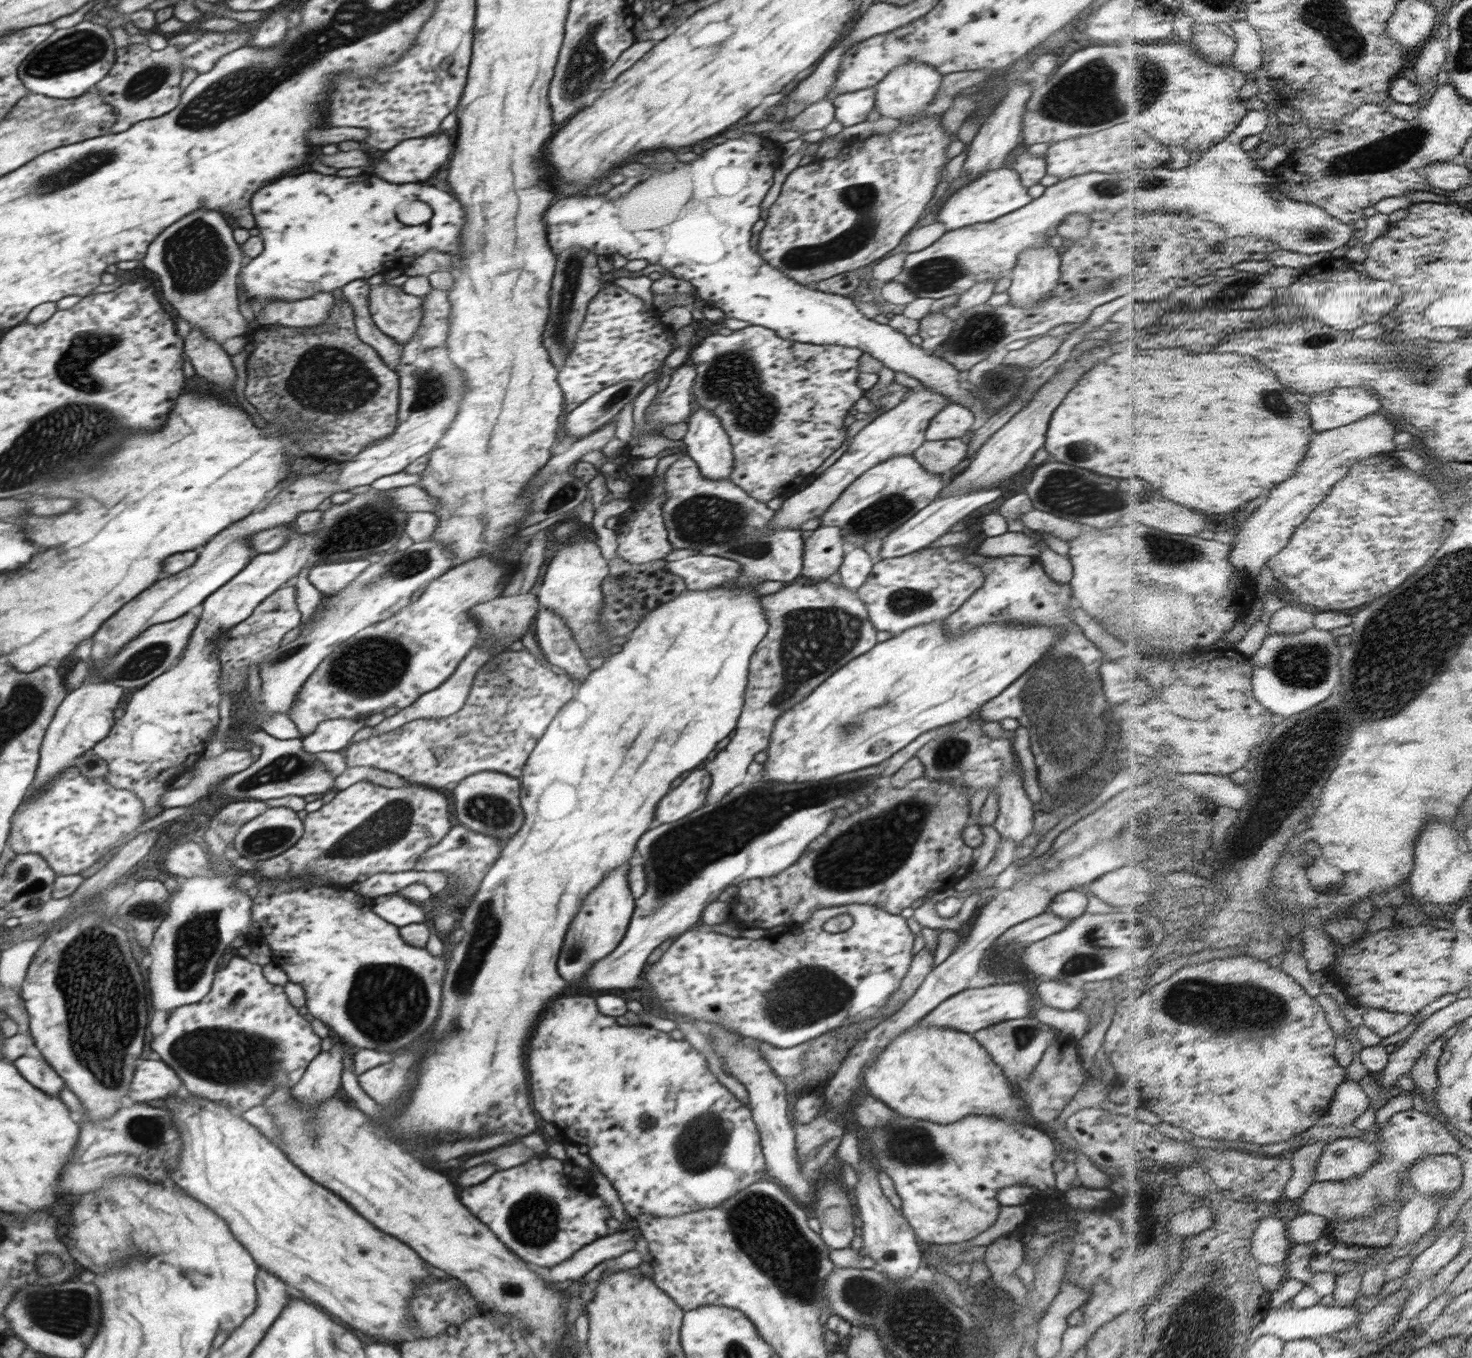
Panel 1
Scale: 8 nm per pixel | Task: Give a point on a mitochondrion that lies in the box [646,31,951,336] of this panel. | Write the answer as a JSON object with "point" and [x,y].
{"point":[862,198]}

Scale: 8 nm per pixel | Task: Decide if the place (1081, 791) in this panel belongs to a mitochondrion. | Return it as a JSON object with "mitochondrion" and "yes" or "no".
{"mitochondrion":"yes"}

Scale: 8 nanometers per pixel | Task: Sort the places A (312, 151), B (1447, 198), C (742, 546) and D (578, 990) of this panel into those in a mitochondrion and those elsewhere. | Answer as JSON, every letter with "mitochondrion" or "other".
{"A":"other","B":"other","C":"mitochondrion","D":"other"}

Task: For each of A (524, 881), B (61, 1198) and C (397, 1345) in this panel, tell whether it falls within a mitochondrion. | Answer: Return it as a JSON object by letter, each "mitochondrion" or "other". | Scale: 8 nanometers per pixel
{"A":"other","B":"other","C":"other"}

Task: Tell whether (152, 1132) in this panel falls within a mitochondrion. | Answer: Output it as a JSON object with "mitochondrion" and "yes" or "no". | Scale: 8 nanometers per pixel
{"mitochondrion":"yes"}

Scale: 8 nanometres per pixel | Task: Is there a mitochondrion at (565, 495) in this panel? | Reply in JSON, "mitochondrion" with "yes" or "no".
{"mitochondrion":"yes"}

